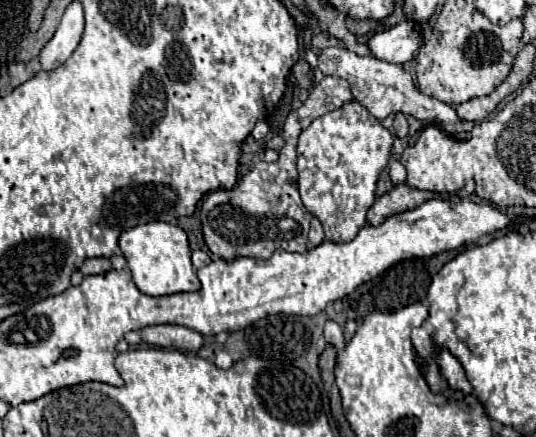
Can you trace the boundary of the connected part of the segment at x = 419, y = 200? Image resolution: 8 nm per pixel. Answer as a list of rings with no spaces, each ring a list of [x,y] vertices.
[[[400,183],[392,191],[378,197],[376,203],[368,209],[368,223],[380,225],[390,215],[414,209],[416,205],[422,205],[428,199],[440,199],[440,197],[444,199],[444,195],[440,195],[440,193],[420,191],[420,189],[414,189],[414,187],[406,185],[406,183]]]

